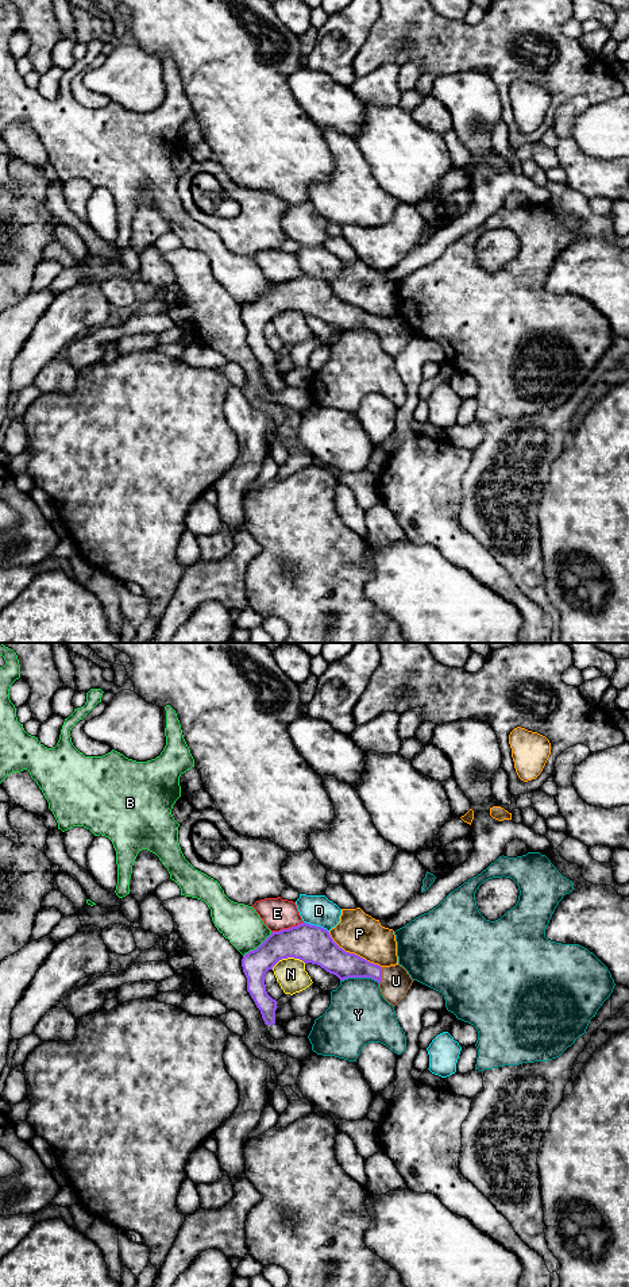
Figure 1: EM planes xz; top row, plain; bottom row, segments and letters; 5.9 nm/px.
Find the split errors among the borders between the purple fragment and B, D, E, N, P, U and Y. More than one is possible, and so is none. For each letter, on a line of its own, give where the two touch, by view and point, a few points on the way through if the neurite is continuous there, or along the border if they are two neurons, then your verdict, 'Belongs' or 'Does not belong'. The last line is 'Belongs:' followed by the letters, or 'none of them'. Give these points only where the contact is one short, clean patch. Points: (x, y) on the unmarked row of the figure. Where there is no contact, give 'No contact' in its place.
B: Touches purple at xz (258, 299). Does not belong
D: Touches purple at xz (315, 277). Does not belong
E: Touches purple at xz (286, 281). Does not belong
N: Touches purple at xz (288, 308). Does not belong
P: Touches purple at xz (354, 305). Does not belong
U: Touches purple at xz (381, 327). Path across: xz (343, 316), (371, 322), (381, 327), (396, 332). Belongs
Y: Touches purple at xz (359, 328). Does not belong
Belongs: U

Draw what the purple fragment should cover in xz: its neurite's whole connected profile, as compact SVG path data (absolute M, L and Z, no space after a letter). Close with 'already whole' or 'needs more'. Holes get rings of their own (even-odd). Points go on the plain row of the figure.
M302 274L289 281L271 284L256 301L250 303L242 311L247 343L261 362L266 377L275 375L278 358L266 343L265 327L279 312L288 309L300 311L305 316L317 316L340 332L371 330L379 335L383 350L393 358L406 347L413 335L402 317L381 319L370 315L340 300L327 281Z | needs more

